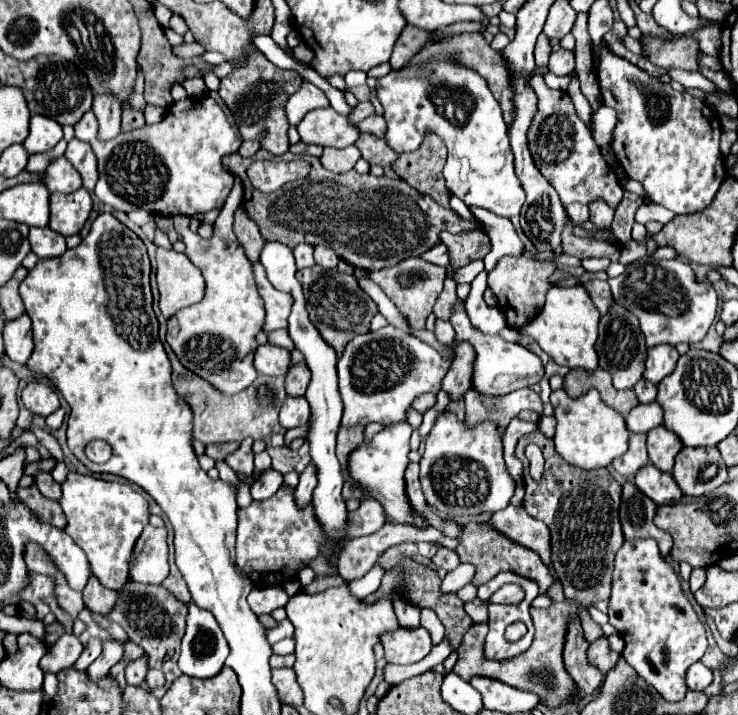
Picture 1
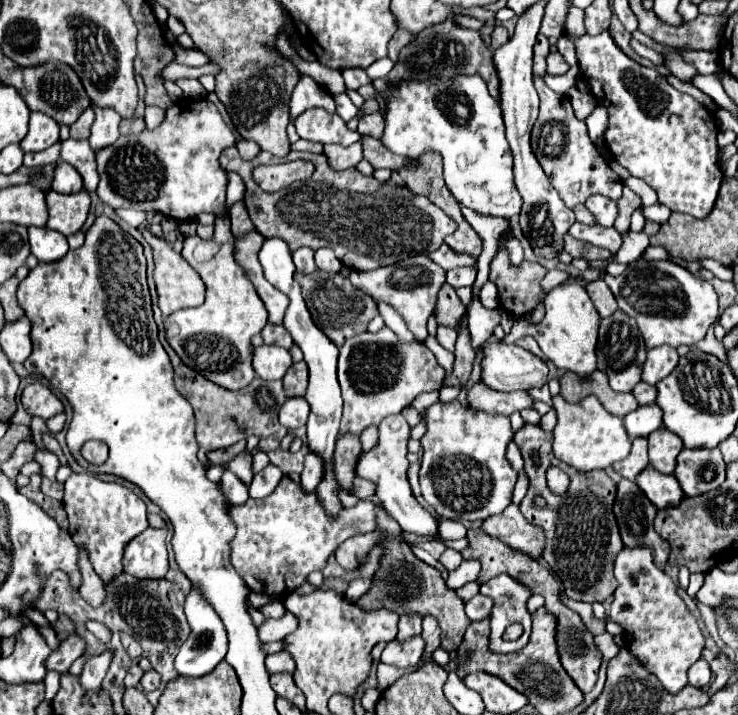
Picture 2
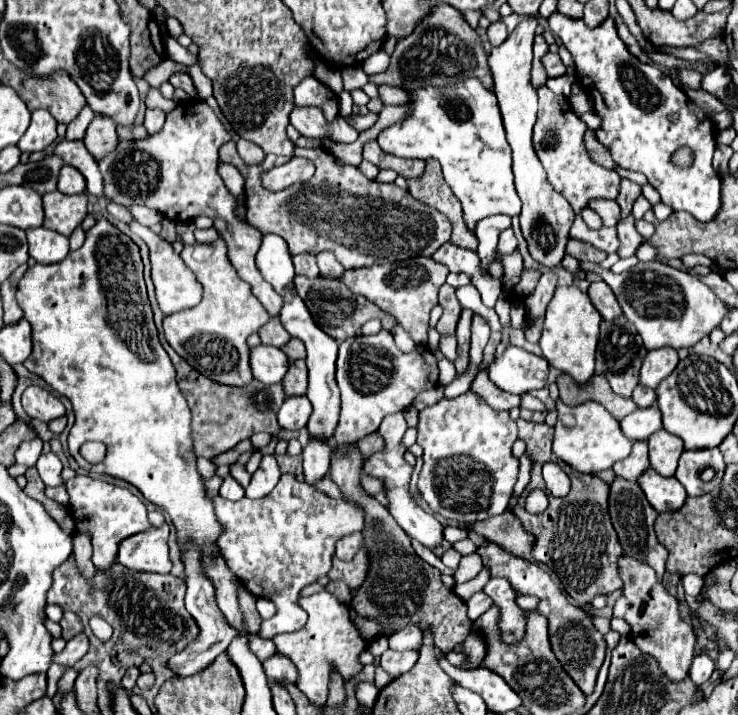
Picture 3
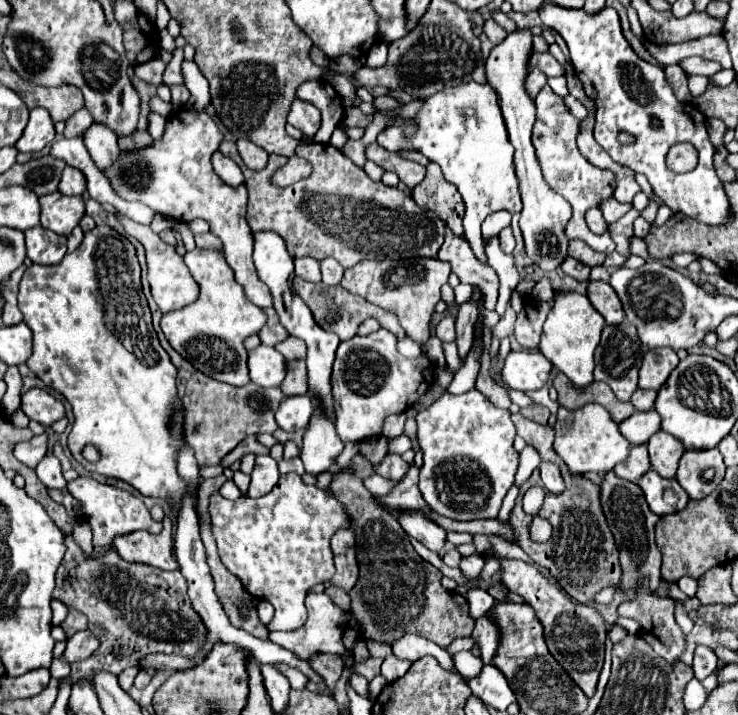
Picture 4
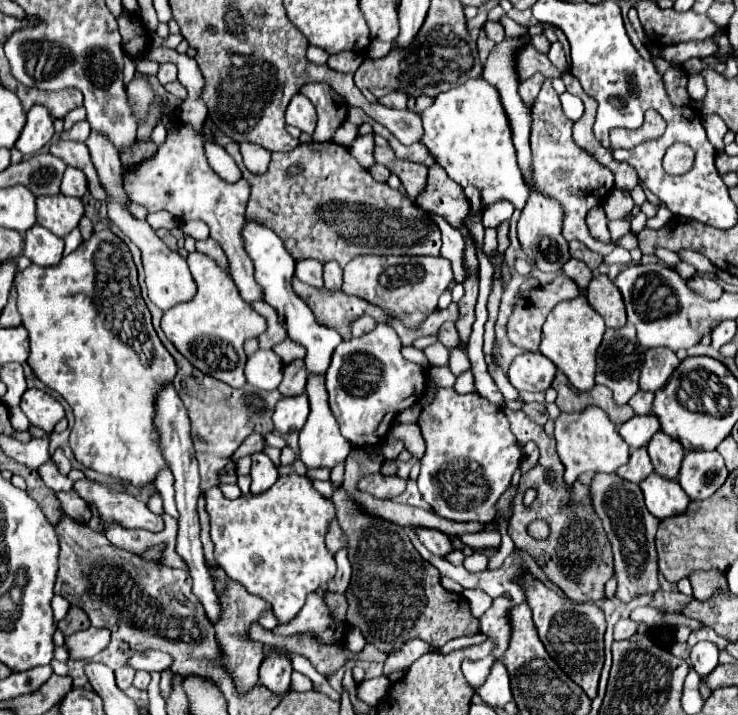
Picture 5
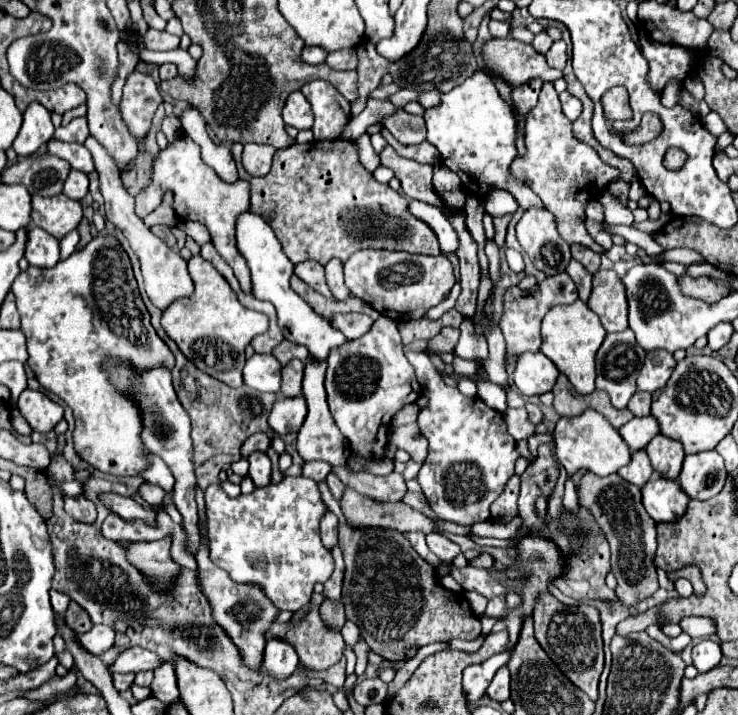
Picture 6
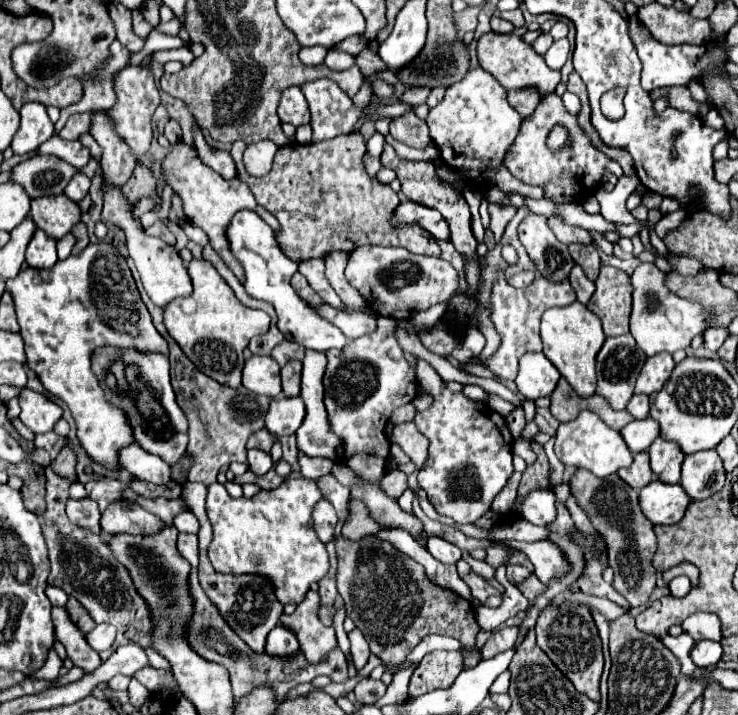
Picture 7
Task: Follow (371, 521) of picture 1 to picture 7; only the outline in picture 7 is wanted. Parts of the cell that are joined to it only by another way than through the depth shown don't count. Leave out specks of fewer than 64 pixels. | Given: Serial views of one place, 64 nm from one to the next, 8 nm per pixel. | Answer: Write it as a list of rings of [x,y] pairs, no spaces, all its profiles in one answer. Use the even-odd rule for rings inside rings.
[[[286,478],[278,488],[262,490],[252,498],[230,498],[218,482],[208,486],[206,510],[212,522],[214,538],[208,558],[224,574],[258,574],[272,582],[274,594],[282,606],[300,604],[312,582],[326,576],[330,562],[324,544],[318,540],[312,524],[312,510],[322,498],[314,480]]]

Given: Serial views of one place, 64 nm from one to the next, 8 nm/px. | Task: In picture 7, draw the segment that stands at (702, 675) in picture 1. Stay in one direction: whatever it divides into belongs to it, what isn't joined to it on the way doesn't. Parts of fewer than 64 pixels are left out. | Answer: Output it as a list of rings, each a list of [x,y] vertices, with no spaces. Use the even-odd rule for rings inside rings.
[[[700,640],[694,644],[690,656],[698,668],[714,668],[722,658],[722,646],[714,640]]]

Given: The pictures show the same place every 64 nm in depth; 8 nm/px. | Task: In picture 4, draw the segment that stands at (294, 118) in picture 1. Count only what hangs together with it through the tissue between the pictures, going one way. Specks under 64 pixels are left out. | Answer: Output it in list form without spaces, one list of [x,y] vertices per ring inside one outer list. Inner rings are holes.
[[[308,80],[298,88],[296,98],[314,104],[322,112],[320,134],[314,136],[314,142],[328,144],[334,128],[344,118],[344,106],[342,106],[342,98],[338,96],[338,92],[324,80]]]

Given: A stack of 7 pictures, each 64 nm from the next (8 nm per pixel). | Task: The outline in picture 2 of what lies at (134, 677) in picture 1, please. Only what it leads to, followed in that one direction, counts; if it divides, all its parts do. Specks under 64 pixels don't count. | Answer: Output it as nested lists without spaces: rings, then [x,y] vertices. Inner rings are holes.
[[[138,664],[130,666],[130,668],[128,668],[128,674],[126,674],[126,678],[124,678],[126,688],[130,688],[130,686],[138,686],[138,682],[140,682],[142,674],[144,674],[144,670],[142,670]]]

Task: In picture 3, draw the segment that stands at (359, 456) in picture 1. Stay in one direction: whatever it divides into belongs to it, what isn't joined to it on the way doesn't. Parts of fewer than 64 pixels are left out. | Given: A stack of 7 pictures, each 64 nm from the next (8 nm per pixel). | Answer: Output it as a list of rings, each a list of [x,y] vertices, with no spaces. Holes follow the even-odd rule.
[[[390,414],[390,416],[386,416],[386,418],[382,420],[380,428],[378,428],[380,436],[384,438],[384,448],[382,448],[380,452],[374,452],[372,456],[364,458],[362,472],[384,482],[384,492],[386,492],[386,500],[388,500],[390,514],[392,514],[394,520],[402,526],[402,530],[404,530],[410,538],[422,542],[424,546],[434,548],[434,546],[438,546],[438,544],[442,542],[442,524],[440,524],[440,520],[434,518],[432,514],[424,512],[424,510],[416,504],[416,500],[410,496],[408,484],[410,484],[410,476],[412,476],[412,466],[404,460],[406,448],[404,448],[404,444],[402,444],[402,436],[404,436],[406,430],[408,430],[408,426],[406,426],[406,420],[404,420],[402,414]]]

